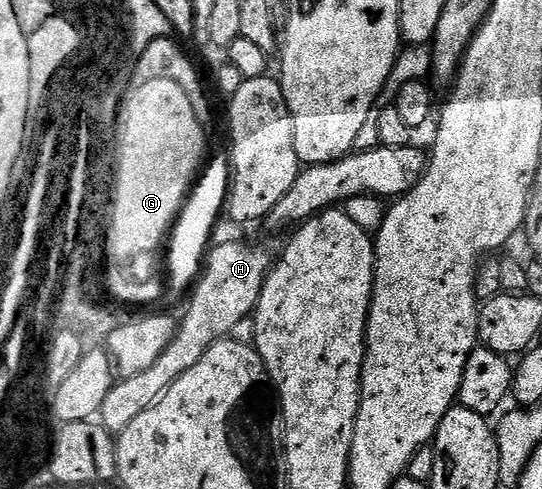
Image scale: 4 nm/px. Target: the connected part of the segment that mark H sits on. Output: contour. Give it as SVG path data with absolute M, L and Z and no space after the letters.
M226 241L223 245L216 245L209 250L205 258L204 268L189 294L189 297L191 296L190 306L187 307L182 321L180 317L180 324L177 326L174 338L170 340L168 347L160 355L160 359L156 359L156 363L153 363L148 370L114 383L108 391L100 412L100 424L109 433L113 435L121 433L128 427L128 423L132 423L132 419L136 419L136 415L140 415L140 411L148 411L148 407L152 407L160 400L172 387L172 383L180 379L180 375L184 375L189 369L196 367L200 359L204 359L207 349L211 349L216 342L229 338L233 334L236 323L240 323L240 319L251 316L258 306L266 275L272 268L272 257L269 257L260 246L245 245L242 241Z

